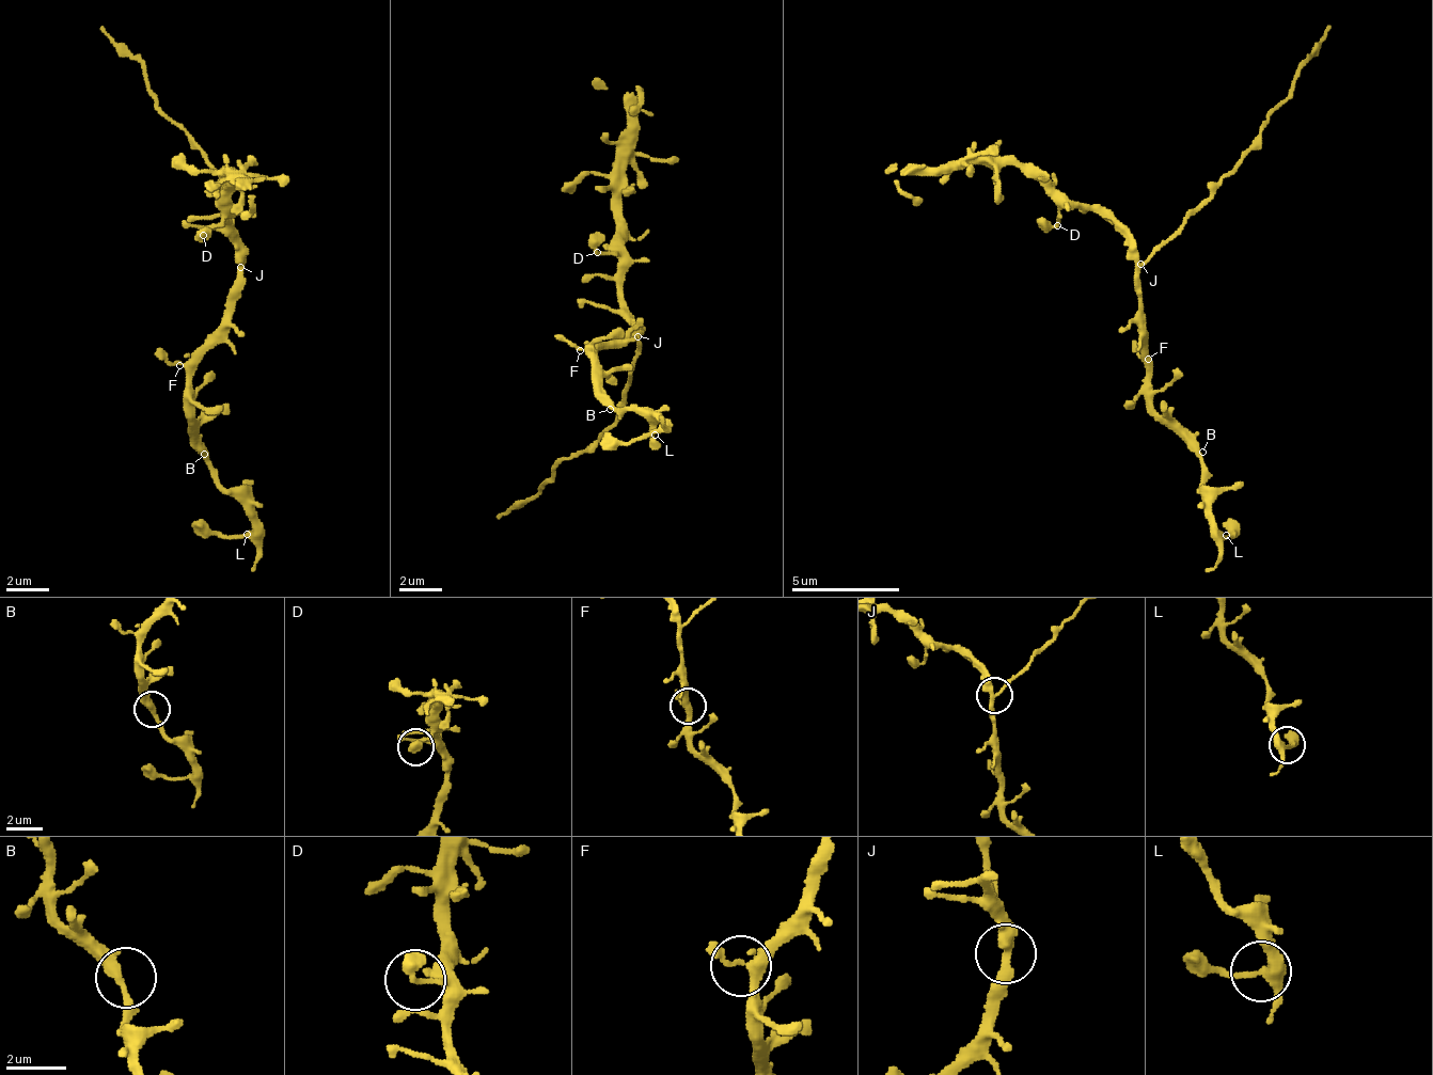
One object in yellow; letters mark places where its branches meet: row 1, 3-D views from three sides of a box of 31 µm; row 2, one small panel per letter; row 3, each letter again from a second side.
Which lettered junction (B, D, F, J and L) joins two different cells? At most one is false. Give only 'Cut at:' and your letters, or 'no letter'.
Cut at: J

